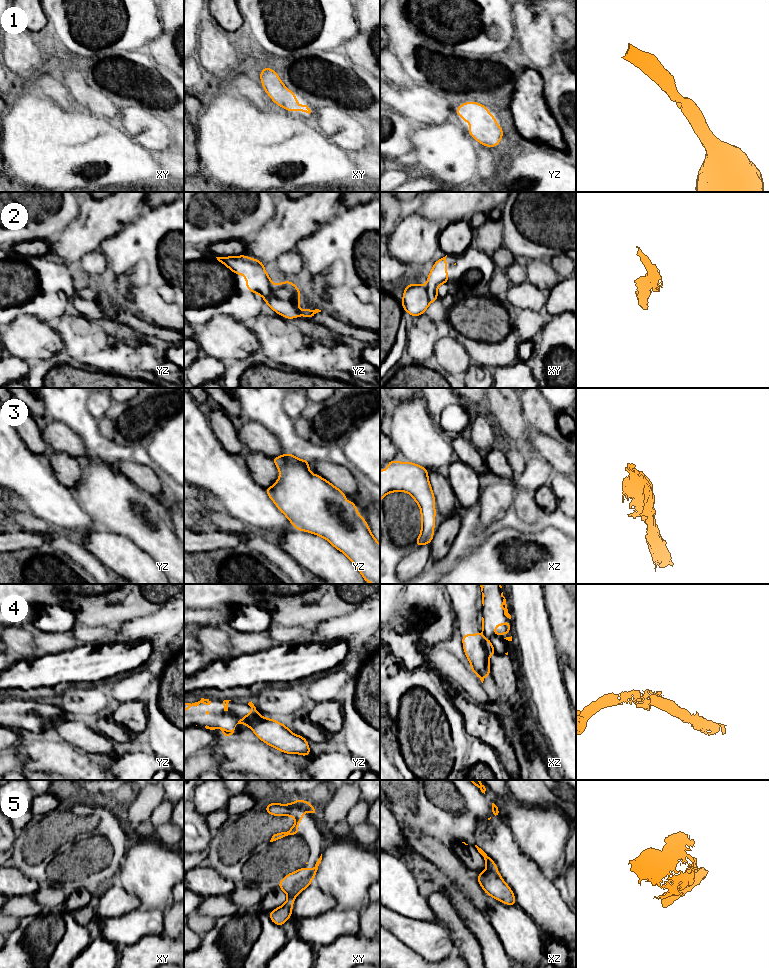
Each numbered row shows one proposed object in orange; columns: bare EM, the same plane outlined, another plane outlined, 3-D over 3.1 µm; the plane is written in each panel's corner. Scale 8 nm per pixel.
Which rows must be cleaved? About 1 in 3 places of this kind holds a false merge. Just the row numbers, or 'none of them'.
2, 4, 5

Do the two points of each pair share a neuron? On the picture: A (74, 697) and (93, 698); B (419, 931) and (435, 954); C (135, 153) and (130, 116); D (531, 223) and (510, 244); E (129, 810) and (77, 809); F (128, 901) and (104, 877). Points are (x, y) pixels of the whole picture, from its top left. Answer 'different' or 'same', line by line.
A: same
B: same
C: different
D: same
E: different
F: different

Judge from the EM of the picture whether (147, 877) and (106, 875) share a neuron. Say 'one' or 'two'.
two

